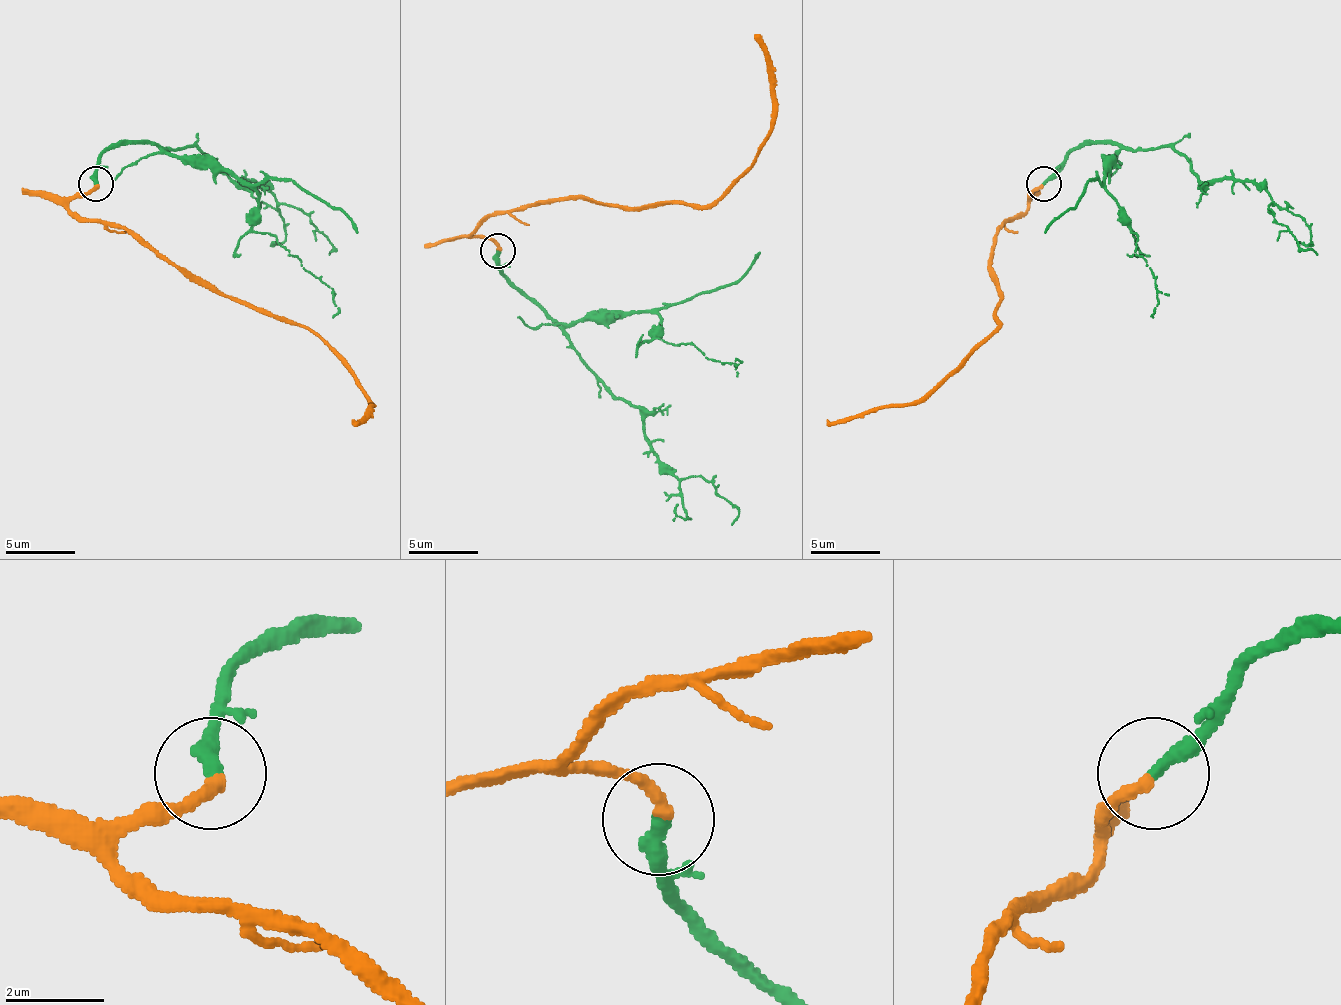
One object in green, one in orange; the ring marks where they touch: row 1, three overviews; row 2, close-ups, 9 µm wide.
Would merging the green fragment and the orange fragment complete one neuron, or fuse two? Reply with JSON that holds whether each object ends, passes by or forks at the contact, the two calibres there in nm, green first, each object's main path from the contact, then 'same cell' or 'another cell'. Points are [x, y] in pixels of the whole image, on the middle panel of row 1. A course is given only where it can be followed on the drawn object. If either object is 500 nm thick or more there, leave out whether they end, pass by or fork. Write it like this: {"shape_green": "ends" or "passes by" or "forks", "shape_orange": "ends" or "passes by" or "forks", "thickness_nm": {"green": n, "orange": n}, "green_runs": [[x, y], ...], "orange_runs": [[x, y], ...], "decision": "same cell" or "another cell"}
{"shape_green": "ends", "shape_orange": "ends", "thickness_nm": {"green": 340, "orange": 280}, "green_runs": [[497, 252], [500, 269], [598, 381], [636, 409], [661, 461], [678, 479], [703, 475], [738, 510], [731, 524]], "orange_runs": [[497, 248], [472, 238], [490, 217], [542, 203], [713, 203], [755, 161], [773, 122], [773, 77], [755, 35]], "decision": "same cell"}

